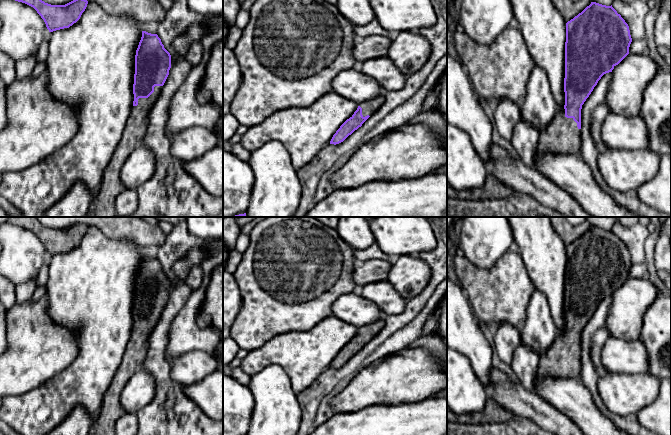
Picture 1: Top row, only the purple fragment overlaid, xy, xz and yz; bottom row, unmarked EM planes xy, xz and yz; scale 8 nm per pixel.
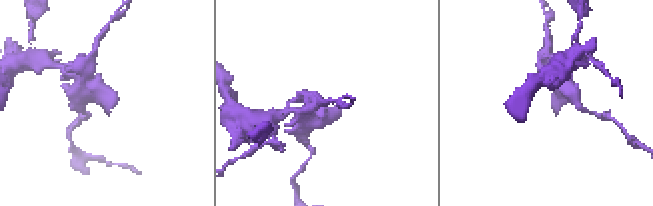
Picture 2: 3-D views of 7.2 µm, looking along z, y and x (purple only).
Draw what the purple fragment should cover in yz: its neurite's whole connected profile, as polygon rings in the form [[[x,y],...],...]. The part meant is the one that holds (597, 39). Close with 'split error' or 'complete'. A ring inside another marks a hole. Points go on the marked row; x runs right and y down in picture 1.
[[[591,2],[566,23],[565,105],[540,133],[540,154],[579,152],[582,105],[601,77],[629,54],[631,42],[628,24],[612,5]]] | split error

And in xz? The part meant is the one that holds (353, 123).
[[[380,95],[359,104],[354,114],[347,119],[333,135],[330,144],[339,144],[349,135],[362,126],[362,124],[373,115],[384,103],[385,96]]] | split error

